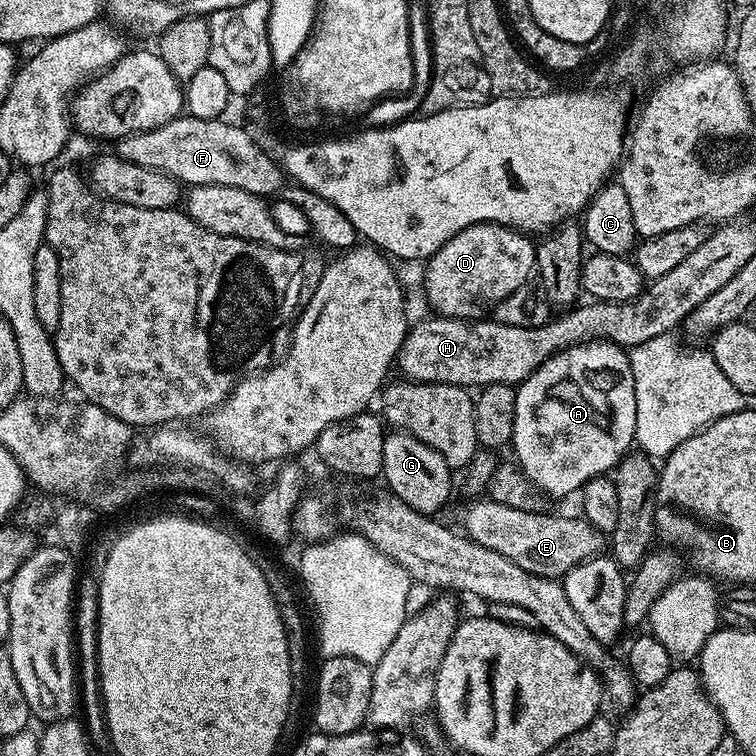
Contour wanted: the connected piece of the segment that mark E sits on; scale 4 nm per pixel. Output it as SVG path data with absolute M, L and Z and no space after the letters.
M483 499L464 512L463 531L468 539L486 546L486 550L498 550L502 558L510 558L510 562L522 566L522 570L530 574L563 578L574 566L605 551L605 533L579 515L548 516L544 512L514 510L514 506L502 506L502 502Z

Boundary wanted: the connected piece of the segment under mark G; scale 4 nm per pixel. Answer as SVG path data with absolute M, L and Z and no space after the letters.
M392 430L384 437L382 446L382 480L385 480L387 491L393 492L406 506L425 514L436 514L436 511L452 496L453 469L426 442L414 438L409 432Z

